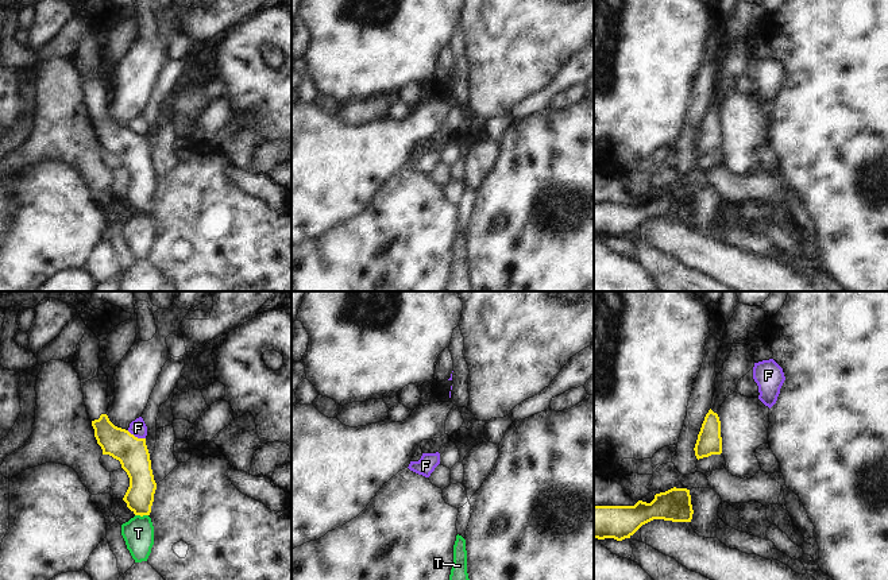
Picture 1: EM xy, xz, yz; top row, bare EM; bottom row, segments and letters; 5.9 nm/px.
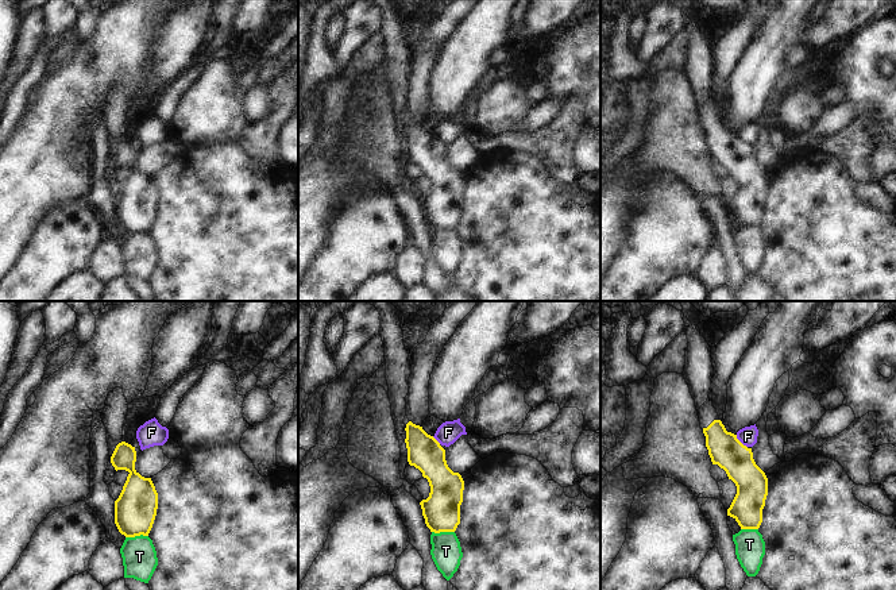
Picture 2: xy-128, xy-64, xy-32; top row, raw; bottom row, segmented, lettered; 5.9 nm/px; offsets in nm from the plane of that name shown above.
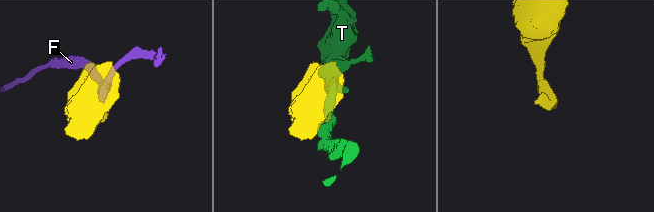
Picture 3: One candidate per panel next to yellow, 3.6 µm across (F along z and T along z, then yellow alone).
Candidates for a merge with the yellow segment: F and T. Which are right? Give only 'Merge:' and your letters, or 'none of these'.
Merge: none of these

